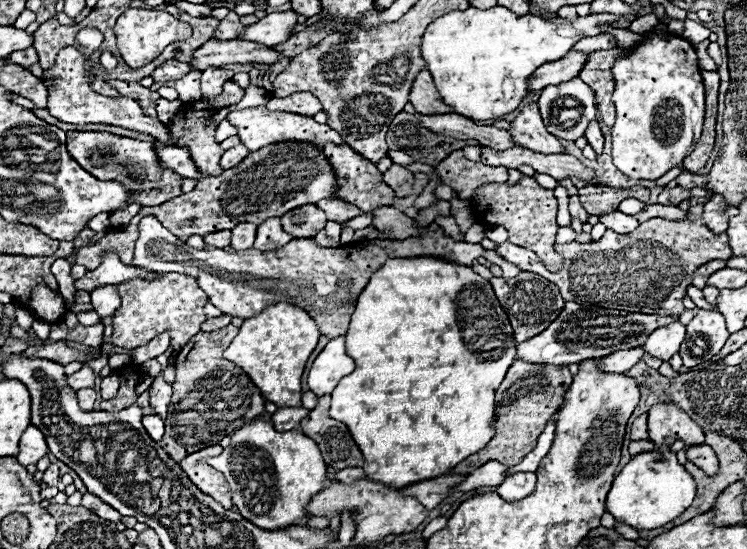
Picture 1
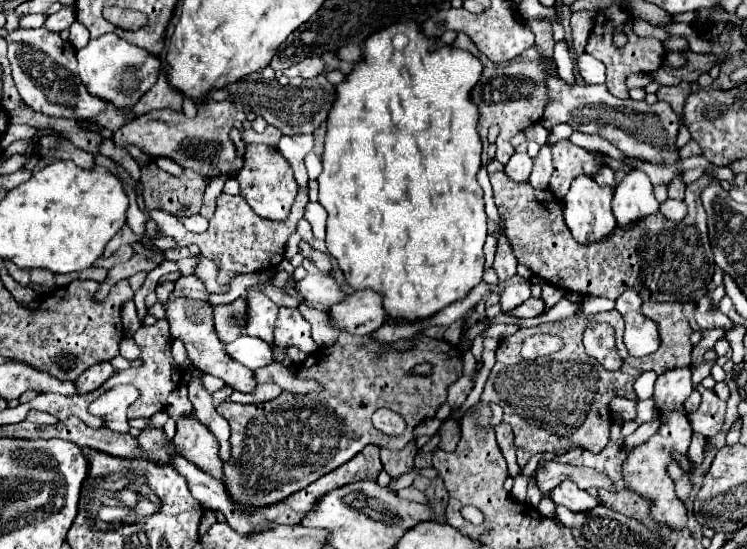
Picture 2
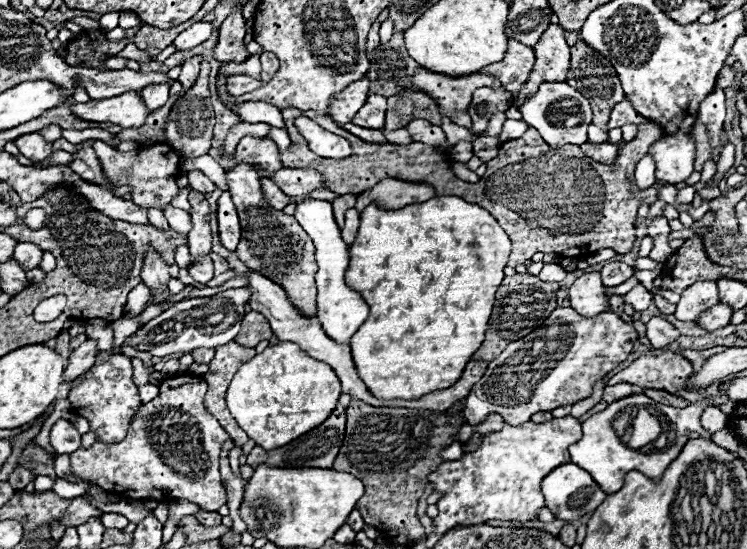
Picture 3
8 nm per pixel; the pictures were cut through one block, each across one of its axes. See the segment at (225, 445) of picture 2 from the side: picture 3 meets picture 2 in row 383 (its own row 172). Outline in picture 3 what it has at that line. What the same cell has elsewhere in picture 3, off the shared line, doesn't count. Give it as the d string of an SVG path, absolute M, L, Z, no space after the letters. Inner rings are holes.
M192 170L192 174L188 174L188 180L190 180L190 188L198 190L202 194L208 194L208 192L216 190L216 184L208 176L198 172L198 170Z

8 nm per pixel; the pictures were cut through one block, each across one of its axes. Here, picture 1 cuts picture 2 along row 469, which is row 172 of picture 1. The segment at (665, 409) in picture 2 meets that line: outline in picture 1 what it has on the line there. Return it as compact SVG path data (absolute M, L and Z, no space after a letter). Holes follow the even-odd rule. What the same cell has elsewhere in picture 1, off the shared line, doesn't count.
M670 32L644 36L640 44L618 56L612 66L616 106L616 122L612 126L612 158L616 168L628 178L636 180L658 180L668 170L682 166L682 160L692 154L704 124L704 84L698 68L694 46Z

